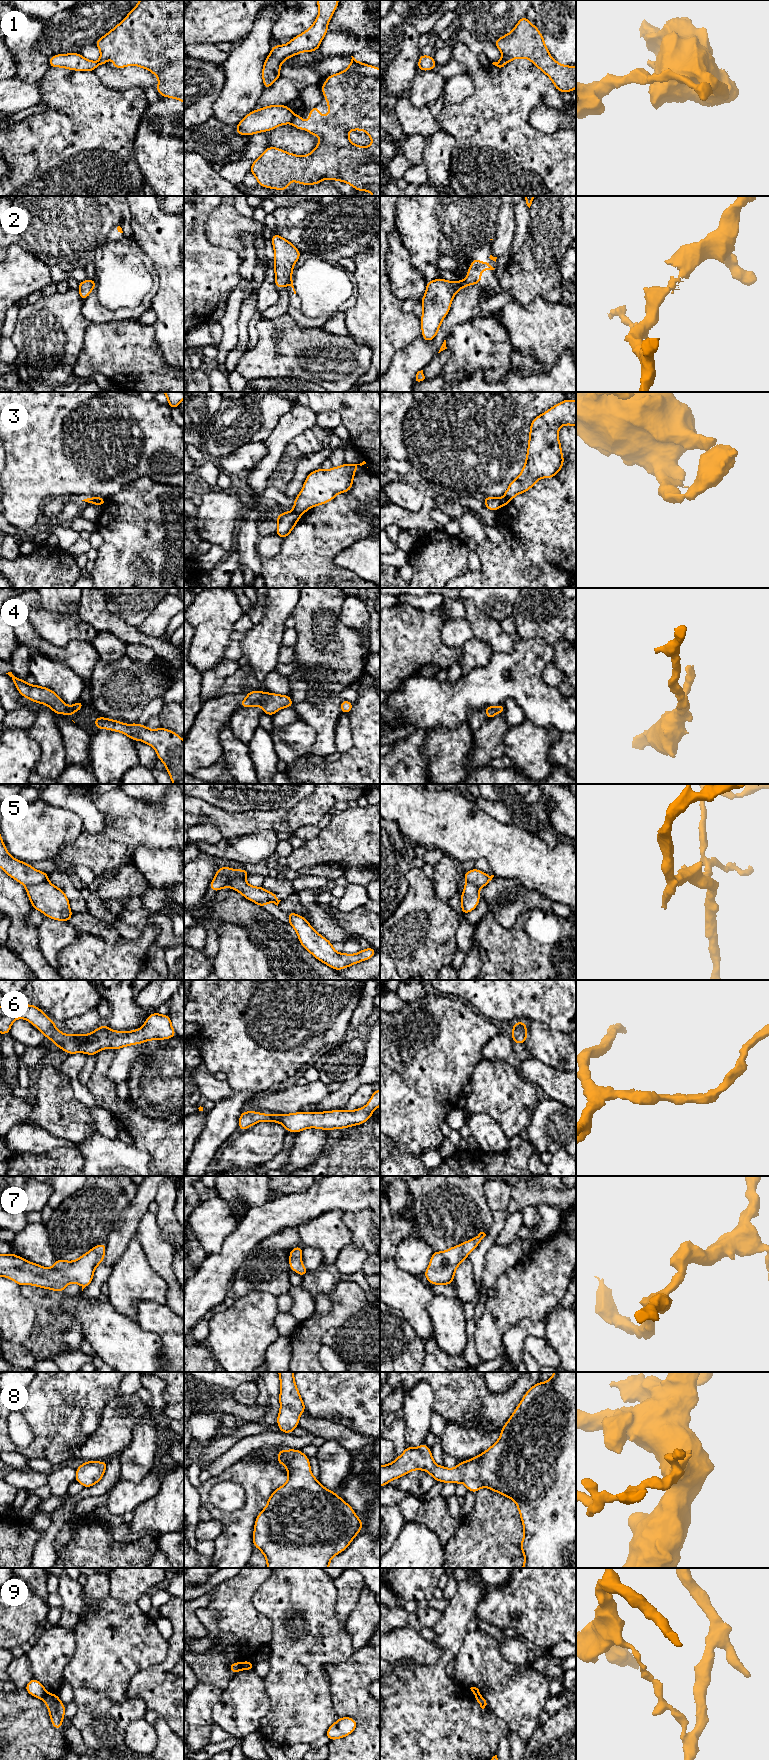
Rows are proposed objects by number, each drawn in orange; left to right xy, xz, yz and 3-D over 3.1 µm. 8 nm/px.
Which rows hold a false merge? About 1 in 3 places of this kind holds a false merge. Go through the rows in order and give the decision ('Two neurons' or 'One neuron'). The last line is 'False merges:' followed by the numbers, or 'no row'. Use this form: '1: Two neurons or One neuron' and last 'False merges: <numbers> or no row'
1: Two neurons
2: Two neurons
3: Two neurons
4: One neuron
5: Two neurons
6: One neuron
7: One neuron
8: One neuron
9: Two neurons
False merges: 1, 2, 3, 5, 9

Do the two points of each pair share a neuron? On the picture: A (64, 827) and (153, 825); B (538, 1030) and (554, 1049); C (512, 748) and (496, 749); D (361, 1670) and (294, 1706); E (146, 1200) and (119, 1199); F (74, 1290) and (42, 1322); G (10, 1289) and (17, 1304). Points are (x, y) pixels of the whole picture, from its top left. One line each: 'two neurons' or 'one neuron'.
A: two neurons
B: one neuron
C: two neurons
D: two neurons
E: two neurons
F: one neuron
G: one neuron

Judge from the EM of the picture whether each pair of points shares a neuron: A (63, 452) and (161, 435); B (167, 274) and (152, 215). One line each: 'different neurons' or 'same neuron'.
A: same neuron
B: same neuron

